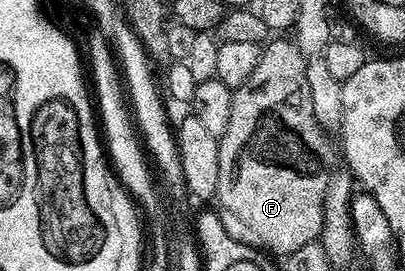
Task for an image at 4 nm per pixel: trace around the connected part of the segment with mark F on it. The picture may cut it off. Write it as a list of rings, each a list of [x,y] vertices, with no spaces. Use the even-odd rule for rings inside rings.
[[[268,40],[262,46],[259,58],[257,59],[257,67],[253,67],[253,75],[249,75],[249,79],[245,81],[241,88],[232,92],[233,111],[229,111],[229,127],[225,127],[225,131],[219,138],[219,179],[217,181],[217,191],[215,197],[219,206],[217,212],[221,223],[225,227],[225,231],[229,231],[229,235],[233,235],[233,239],[237,239],[241,243],[245,243],[249,247],[260,250],[268,255],[286,255],[297,251],[297,247],[305,247],[305,243],[320,240],[323,232],[323,208],[325,207],[325,195],[327,188],[331,182],[333,174],[336,172],[335,155],[337,159],[337,145],[330,141],[328,130],[321,127],[321,123],[317,123],[317,115],[313,113],[313,99],[309,95],[309,79],[307,78],[308,58],[295,45],[294,40],[287,41]]]

